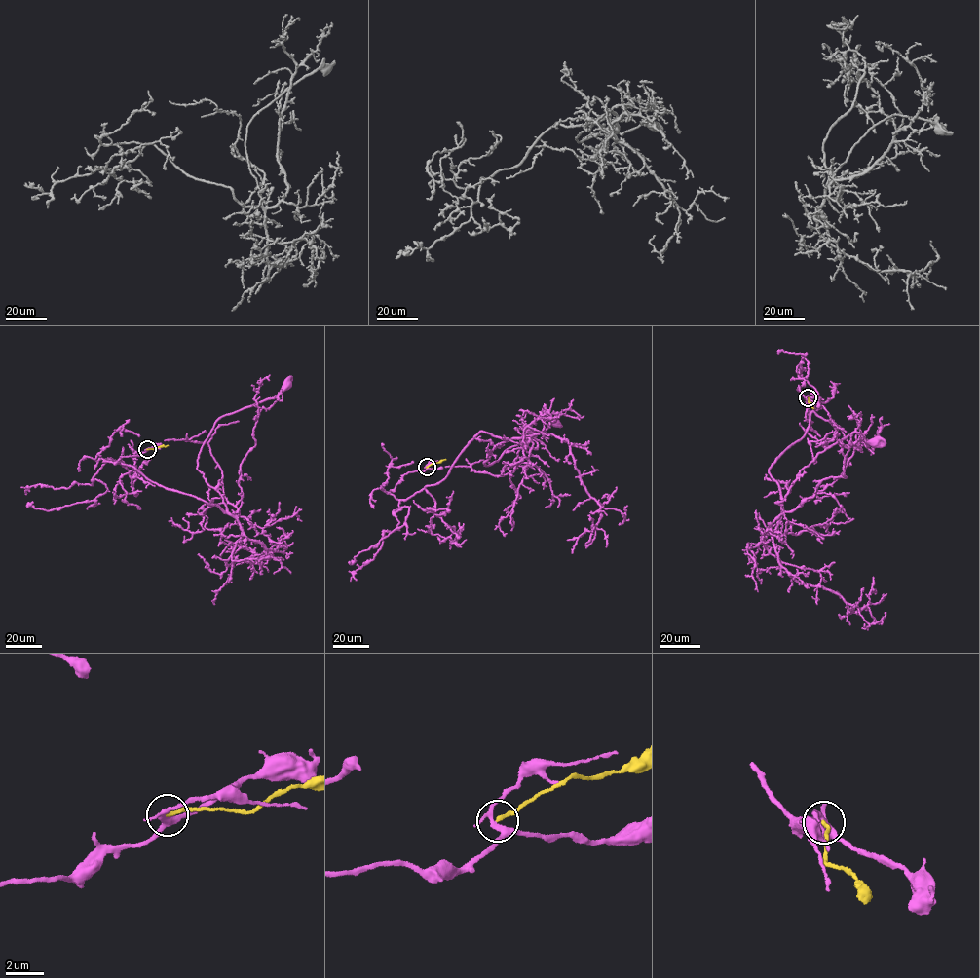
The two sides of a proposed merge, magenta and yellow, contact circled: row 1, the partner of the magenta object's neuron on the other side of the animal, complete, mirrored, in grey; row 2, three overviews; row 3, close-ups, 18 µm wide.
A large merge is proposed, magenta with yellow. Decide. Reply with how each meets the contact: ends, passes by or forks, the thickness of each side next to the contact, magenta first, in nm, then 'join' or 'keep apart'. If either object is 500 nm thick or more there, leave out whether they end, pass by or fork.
magenta forks there; yellow ends there; 260 nm thick on the magenta side, 200 nm on the other; keep apart

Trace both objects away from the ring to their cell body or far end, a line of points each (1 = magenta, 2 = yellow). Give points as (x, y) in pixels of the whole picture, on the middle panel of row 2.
1: (426, 467), (390, 493), (405, 499), (440, 481), (481, 432), (509, 440), (488, 465), (556, 422)
2: (427, 467), (445, 459)

